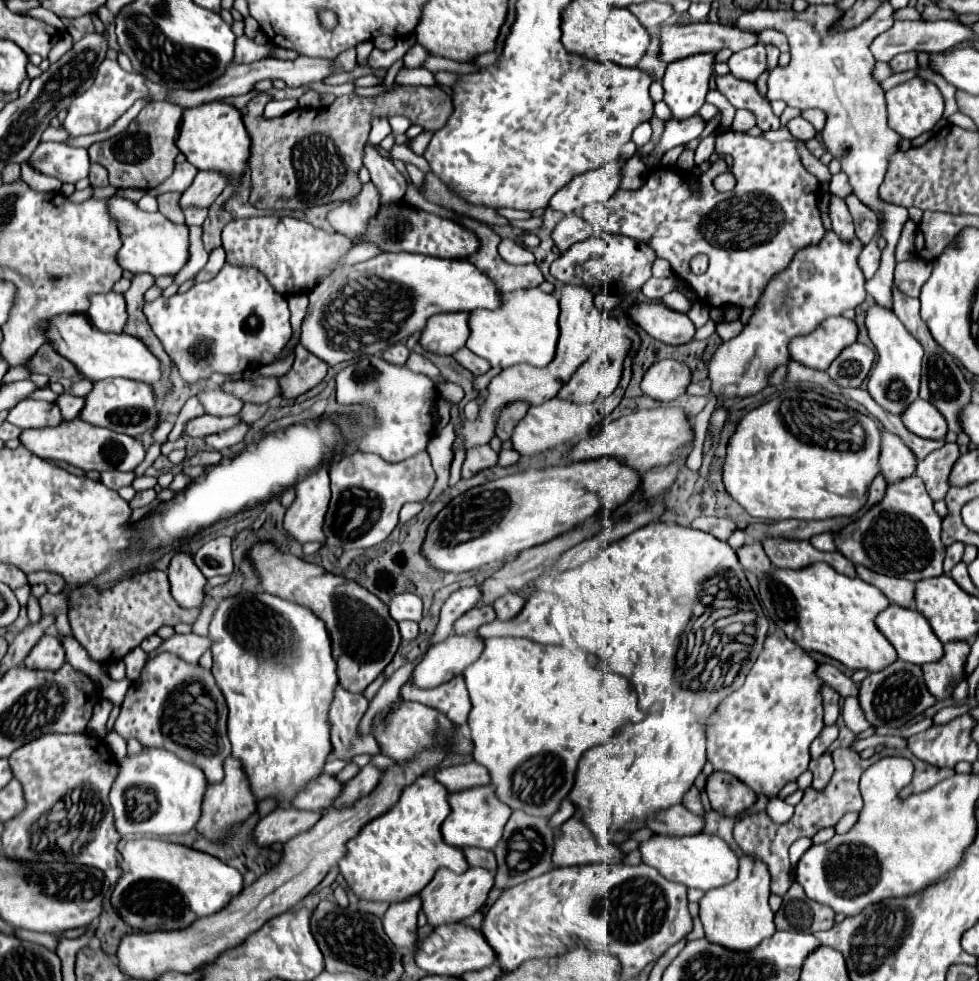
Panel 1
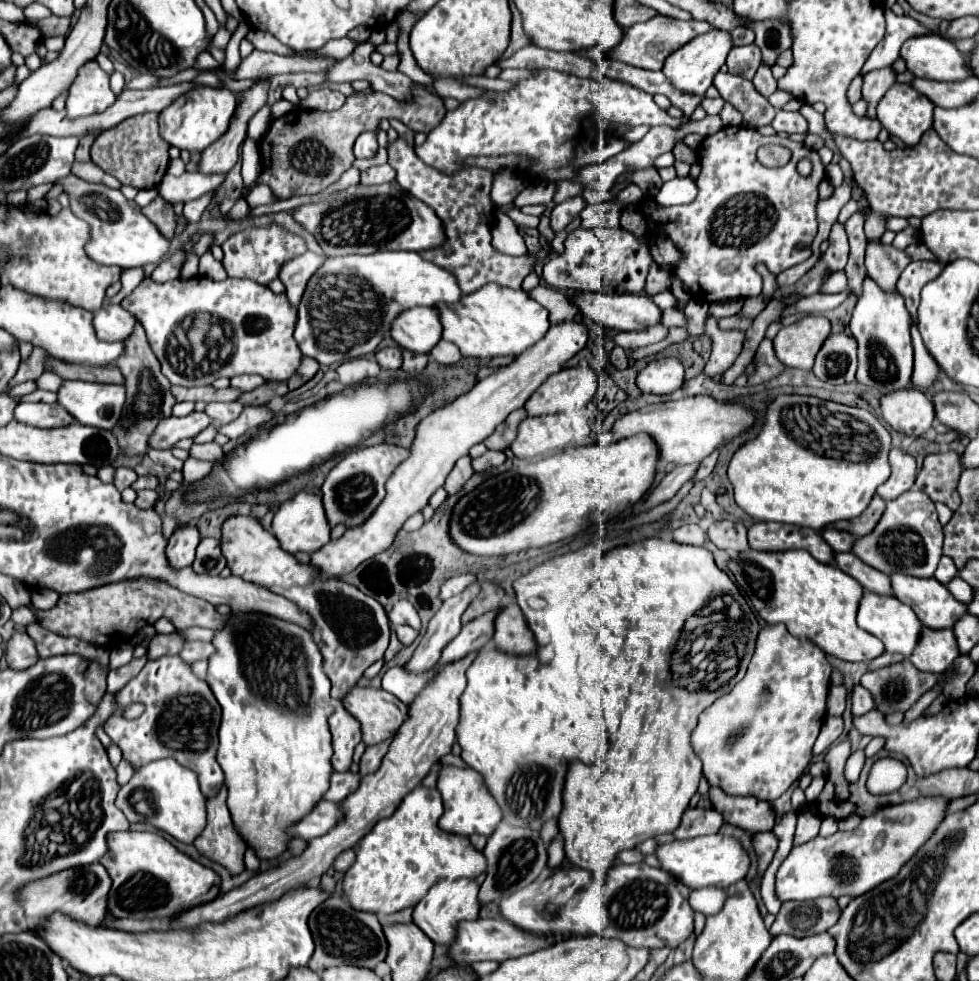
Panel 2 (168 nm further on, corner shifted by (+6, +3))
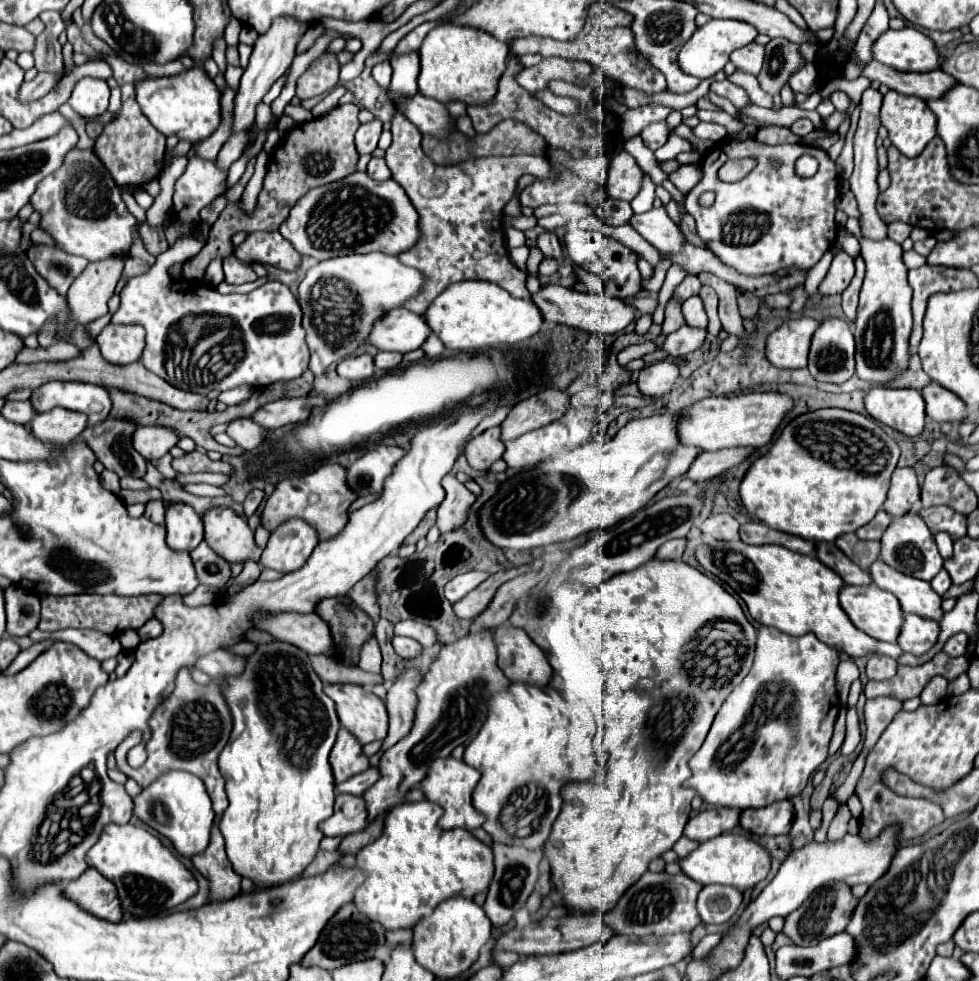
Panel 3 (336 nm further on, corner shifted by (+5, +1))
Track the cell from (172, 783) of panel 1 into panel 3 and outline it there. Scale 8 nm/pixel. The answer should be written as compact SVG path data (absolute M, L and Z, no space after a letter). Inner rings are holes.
M169 771L167 775L159 777L151 787L145 787L143 793L135 799L133 813L151 829L165 835L173 843L175 851L183 857L195 857L203 853L209 845L215 813L211 809L211 799L205 791L203 781L191 773Z

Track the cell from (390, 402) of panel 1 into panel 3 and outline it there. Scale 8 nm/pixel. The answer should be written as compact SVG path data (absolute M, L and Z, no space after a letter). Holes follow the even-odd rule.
M359 355L359 357L347 357L337 365L337 375L345 377L353 383L367 381L373 375L373 357L371 355Z

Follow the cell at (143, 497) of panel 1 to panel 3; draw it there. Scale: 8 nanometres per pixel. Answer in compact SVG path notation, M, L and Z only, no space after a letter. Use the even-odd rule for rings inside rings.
M155 501L155 503L149 503L149 505L147 505L145 517L151 519L155 525L163 525L163 511L165 511L163 501Z

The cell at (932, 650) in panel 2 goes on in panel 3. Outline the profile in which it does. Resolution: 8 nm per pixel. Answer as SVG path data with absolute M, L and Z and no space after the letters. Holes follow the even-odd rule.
M905 613L897 643L903 651L909 651L913 655L923 655L937 643L937 635L939 635L937 621Z

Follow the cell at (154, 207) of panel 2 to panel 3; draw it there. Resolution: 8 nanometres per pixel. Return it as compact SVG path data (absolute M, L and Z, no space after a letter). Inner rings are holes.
M143 223L139 231L141 231L141 241L143 241L145 249L147 249L151 255L157 257L159 253L163 253L163 251L169 249L163 227L149 227L149 225Z

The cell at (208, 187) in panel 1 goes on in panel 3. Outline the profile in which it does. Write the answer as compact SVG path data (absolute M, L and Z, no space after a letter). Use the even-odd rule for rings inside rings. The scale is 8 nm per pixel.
M279 17L279 19L273 19L273 25L269 27L269 31L261 33L253 45L253 53L251 53L251 59L249 59L249 65L247 69L243 71L243 77L241 77L241 89L235 97L235 123L233 123L233 131L241 131L243 127L249 127L255 119L255 105L261 103L263 95L271 89L271 85L283 75L289 71L289 65L295 57L295 51L297 51L297 43L299 39L303 37L303 33L307 31L309 27L299 23L297 19L291 19L291 17Z

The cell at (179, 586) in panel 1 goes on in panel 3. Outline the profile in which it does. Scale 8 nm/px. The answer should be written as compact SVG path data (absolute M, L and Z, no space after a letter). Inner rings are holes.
M171 501L165 507L167 543L177 551L191 551L203 541L203 523L195 509L181 501Z

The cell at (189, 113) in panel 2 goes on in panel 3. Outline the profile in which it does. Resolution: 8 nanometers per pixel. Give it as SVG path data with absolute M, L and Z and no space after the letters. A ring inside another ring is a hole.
M191 67L173 77L145 77L135 83L135 99L143 115L167 137L177 135L179 139L193 143L197 139L211 137L221 123L221 93L203 67Z

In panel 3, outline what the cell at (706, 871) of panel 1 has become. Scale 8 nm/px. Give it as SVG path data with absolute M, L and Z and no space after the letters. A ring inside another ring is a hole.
M723 833L719 837L713 837L705 843L701 843L691 855L687 855L685 859L679 859L679 865L685 875L689 875L691 879L695 879L703 885L721 883L721 885L739 887L739 891L747 891L747 889L753 889L759 881L763 881L767 877L767 873L771 869L771 855L761 843L757 843L745 835Z

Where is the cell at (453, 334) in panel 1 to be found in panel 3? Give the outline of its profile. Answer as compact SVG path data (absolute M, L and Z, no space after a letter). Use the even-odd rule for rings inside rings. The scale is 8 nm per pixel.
M399 307L375 319L367 341L379 351L409 353L413 349L419 349L429 333L431 329L421 315Z

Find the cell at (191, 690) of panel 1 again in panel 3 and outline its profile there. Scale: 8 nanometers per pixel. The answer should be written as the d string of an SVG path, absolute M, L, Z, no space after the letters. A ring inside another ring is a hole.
M187 669L179 671L173 695L167 697L155 709L155 713L149 719L149 729L151 729L151 737L145 743L147 761L139 769L129 767L129 763L127 763L127 753L135 745L143 743L143 731L133 731L115 751L119 769L127 777L135 779L141 787L149 787L155 779L159 779L167 771L193 773L205 783L207 793L213 801L213 811L217 815L221 815L229 803L227 803L227 793L225 793L225 779L219 773L217 759L219 759L219 753L223 751L223 747L227 745L231 729L233 729L233 717L231 717L229 705L223 697L223 685L219 685L215 681L211 681L209 685L199 685L191 679L191 673Z

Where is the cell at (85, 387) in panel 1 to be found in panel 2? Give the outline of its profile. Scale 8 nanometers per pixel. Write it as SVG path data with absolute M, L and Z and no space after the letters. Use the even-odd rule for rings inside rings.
M44 371L44 373L38 377L36 383L38 383L38 387L44 389L44 391L58 391L64 381L62 381L56 373L46 373L46 371Z

